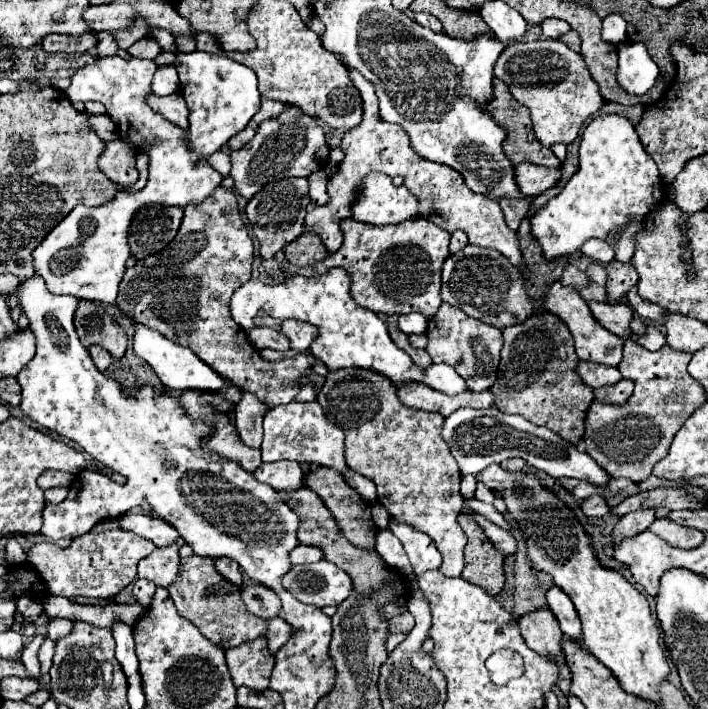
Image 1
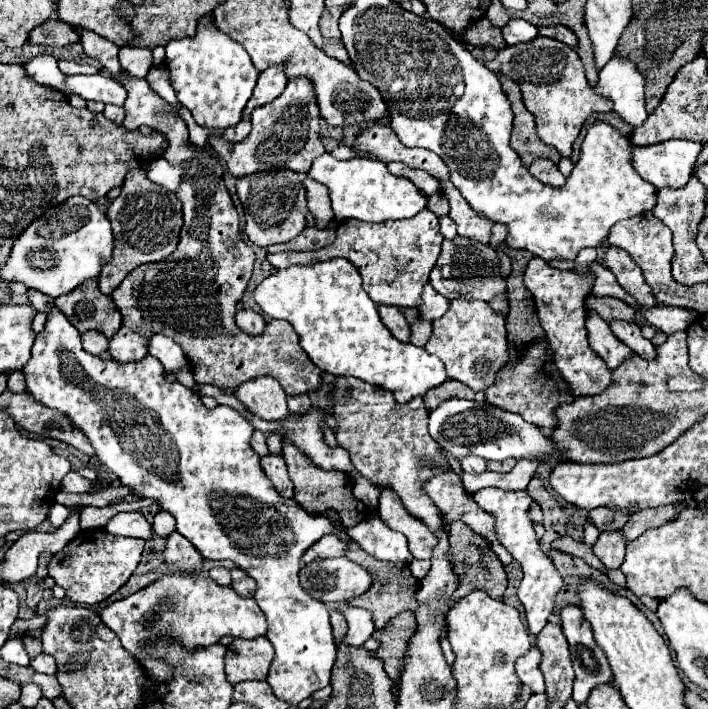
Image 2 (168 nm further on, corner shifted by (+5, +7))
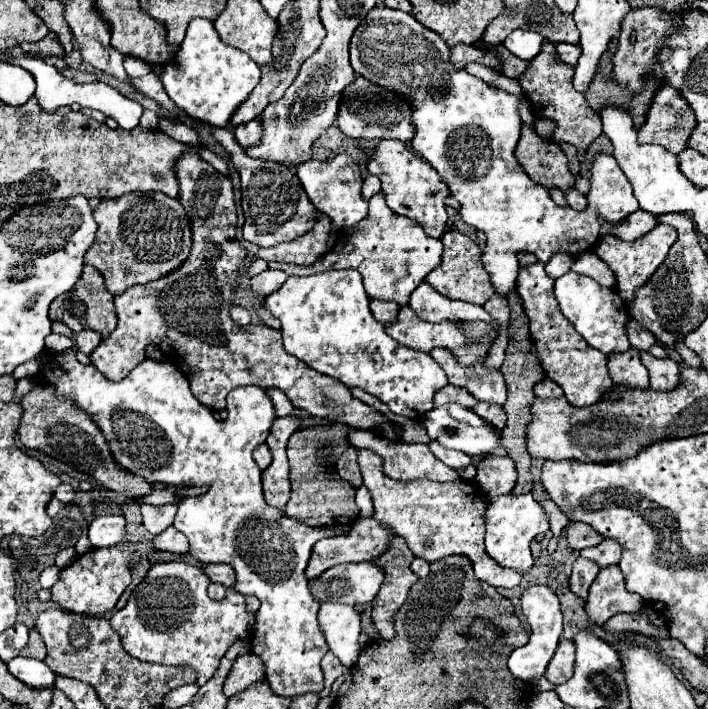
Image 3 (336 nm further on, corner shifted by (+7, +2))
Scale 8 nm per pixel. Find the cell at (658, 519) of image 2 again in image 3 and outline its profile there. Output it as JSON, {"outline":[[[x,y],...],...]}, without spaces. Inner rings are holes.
{"outline":[[[604,539],[604,541],[602,541],[600,545],[596,545],[596,547],[582,549],[580,555],[596,561],[600,567],[606,567],[606,565],[612,565],[612,563],[618,563],[618,561],[620,561],[622,549],[624,549],[624,547],[622,547],[616,539]]]}

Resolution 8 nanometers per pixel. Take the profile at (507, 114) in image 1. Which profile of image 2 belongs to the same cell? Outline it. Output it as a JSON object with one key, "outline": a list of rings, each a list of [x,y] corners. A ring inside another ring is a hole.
{"outline":[[[500,76],[502,88],[506,90],[506,96],[512,104],[514,110],[514,130],[512,130],[512,138],[510,138],[510,146],[516,150],[516,154],[520,156],[522,164],[526,164],[526,168],[538,160],[538,158],[548,158],[554,164],[560,162],[560,154],[556,148],[550,148],[548,144],[544,144],[538,134],[536,134],[536,124],[534,124],[534,116],[526,110],[518,84],[514,84],[510,78]]]}

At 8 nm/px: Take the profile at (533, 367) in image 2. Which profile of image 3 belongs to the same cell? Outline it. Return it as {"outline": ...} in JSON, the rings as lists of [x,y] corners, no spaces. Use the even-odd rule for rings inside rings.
{"outline":[[[478,403],[472,409],[476,415],[484,417],[486,421],[492,421],[492,425],[496,425],[496,429],[502,429],[506,425],[506,411],[502,405],[496,403]]]}

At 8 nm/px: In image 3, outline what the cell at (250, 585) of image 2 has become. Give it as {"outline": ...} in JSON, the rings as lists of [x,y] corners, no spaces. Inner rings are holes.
{"outline":[[[206,565],[204,573],[210,577],[210,581],[222,583],[228,589],[232,589],[236,583],[236,575],[234,575],[234,569],[230,565]]]}

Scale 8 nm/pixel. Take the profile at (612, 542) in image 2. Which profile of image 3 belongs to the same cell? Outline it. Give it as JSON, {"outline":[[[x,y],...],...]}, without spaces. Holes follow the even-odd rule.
{"outline":[[[608,565],[600,569],[598,577],[588,591],[588,615],[594,623],[606,623],[616,613],[638,611],[644,605],[642,597],[626,591],[624,577],[618,565]]]}

